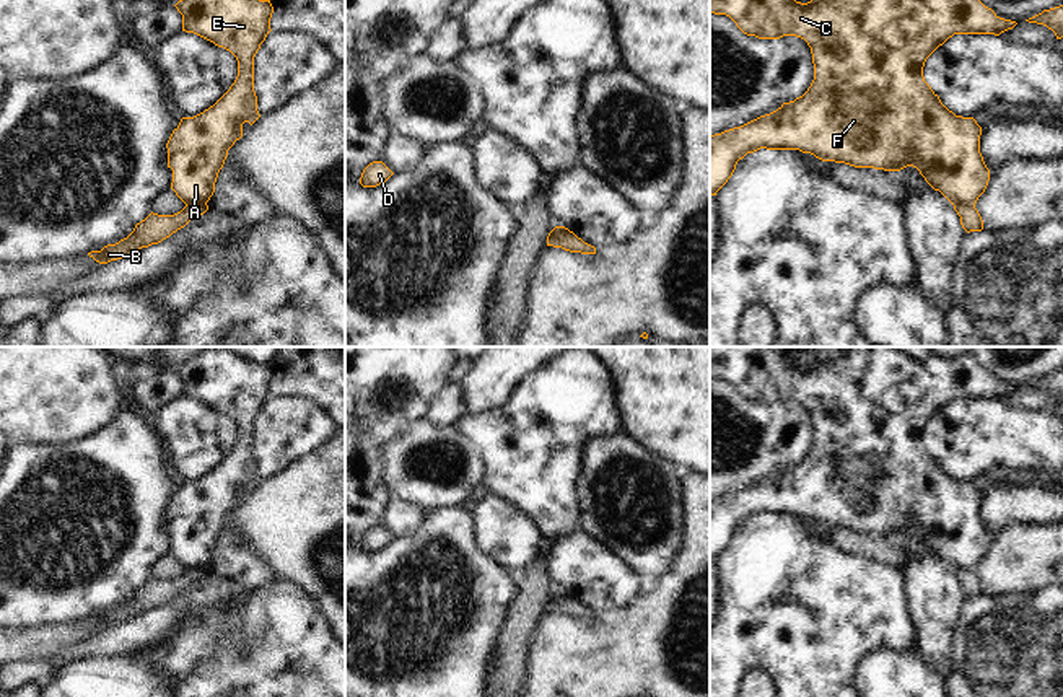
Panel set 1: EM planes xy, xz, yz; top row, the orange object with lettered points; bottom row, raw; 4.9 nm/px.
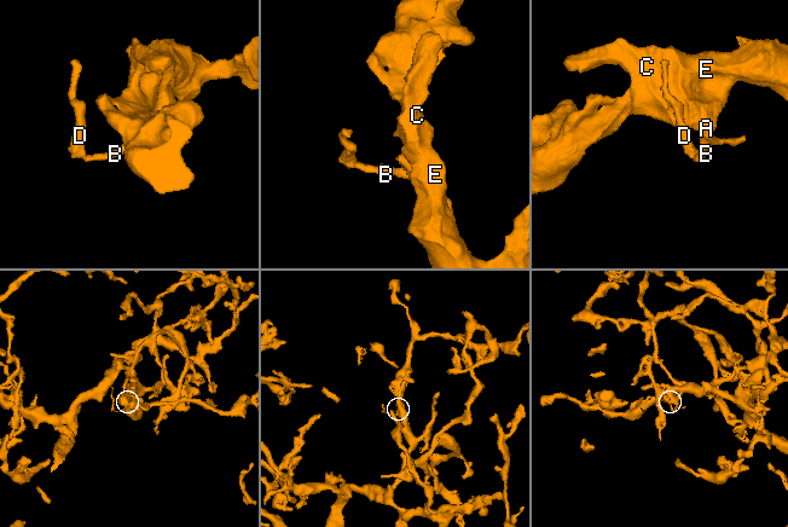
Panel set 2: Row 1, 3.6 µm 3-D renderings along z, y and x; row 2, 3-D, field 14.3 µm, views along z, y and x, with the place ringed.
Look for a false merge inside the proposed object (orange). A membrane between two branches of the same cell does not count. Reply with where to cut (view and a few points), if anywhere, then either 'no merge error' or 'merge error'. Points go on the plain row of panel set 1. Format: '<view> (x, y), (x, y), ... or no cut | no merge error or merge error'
xy (205, 567), (186, 570) | merge error

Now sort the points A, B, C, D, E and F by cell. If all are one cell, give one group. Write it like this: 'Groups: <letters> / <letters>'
Groups: A C E F / B D.

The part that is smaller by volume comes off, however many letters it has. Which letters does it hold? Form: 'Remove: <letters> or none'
Remove: B, D.

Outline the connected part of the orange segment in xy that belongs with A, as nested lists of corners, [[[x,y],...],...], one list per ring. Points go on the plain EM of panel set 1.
[[[230,347],[205,348],[174,371],[182,379],[182,396],[194,397],[230,415],[238,425],[238,441],[230,454],[203,477],[182,482],[166,508],[168,533],[173,534],[171,554],[186,570],[207,568],[215,557],[215,547],[228,515],[243,502],[243,489],[252,490],[260,482],[254,456],[254,422],[272,396],[273,371],[270,365],[243,358]]]

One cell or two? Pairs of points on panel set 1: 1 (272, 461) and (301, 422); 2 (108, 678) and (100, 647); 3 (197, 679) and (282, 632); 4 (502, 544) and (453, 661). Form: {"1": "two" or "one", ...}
{"1": "one", "2": "two", "3": "one", "4": "two"}

